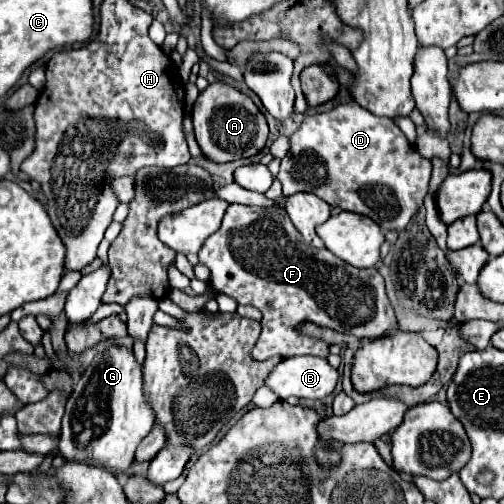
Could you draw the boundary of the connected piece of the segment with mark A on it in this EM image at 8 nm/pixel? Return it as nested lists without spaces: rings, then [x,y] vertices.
[[[221,81],[211,83],[205,91],[199,93],[193,105],[191,117],[195,127],[195,139],[201,147],[201,153],[215,163],[249,159],[257,155],[265,147],[267,135],[269,135],[265,115],[257,109],[251,97]]]

